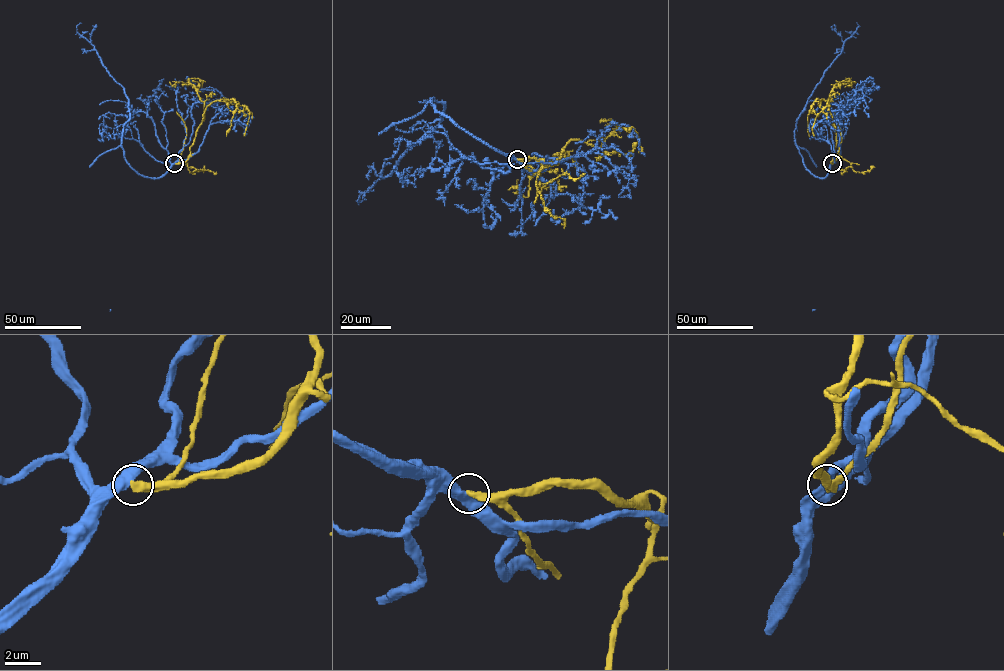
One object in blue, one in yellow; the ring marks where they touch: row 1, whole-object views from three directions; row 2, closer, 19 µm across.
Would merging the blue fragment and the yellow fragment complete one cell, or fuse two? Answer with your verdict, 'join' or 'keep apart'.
keep apart

